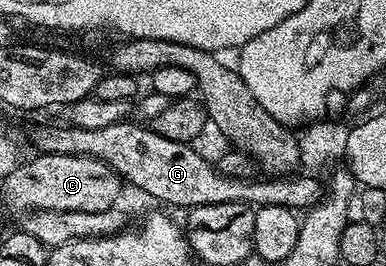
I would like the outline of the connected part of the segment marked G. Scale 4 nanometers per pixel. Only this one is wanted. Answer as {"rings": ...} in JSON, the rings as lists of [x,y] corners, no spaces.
{"rings":[[[127,120],[100,130],[82,130],[73,124],[55,127],[52,122],[44,122],[46,148],[42,154],[96,157],[119,173],[121,179],[127,183],[129,181],[146,195],[170,206],[184,208],[183,210],[191,210],[200,205],[220,205],[228,201],[238,201],[255,207],[278,205],[293,210],[307,210],[326,195],[325,183],[312,174],[270,176],[264,178],[266,180],[224,175],[192,144],[173,142],[170,138],[162,137],[154,128],[132,123],[133,121]]]}

